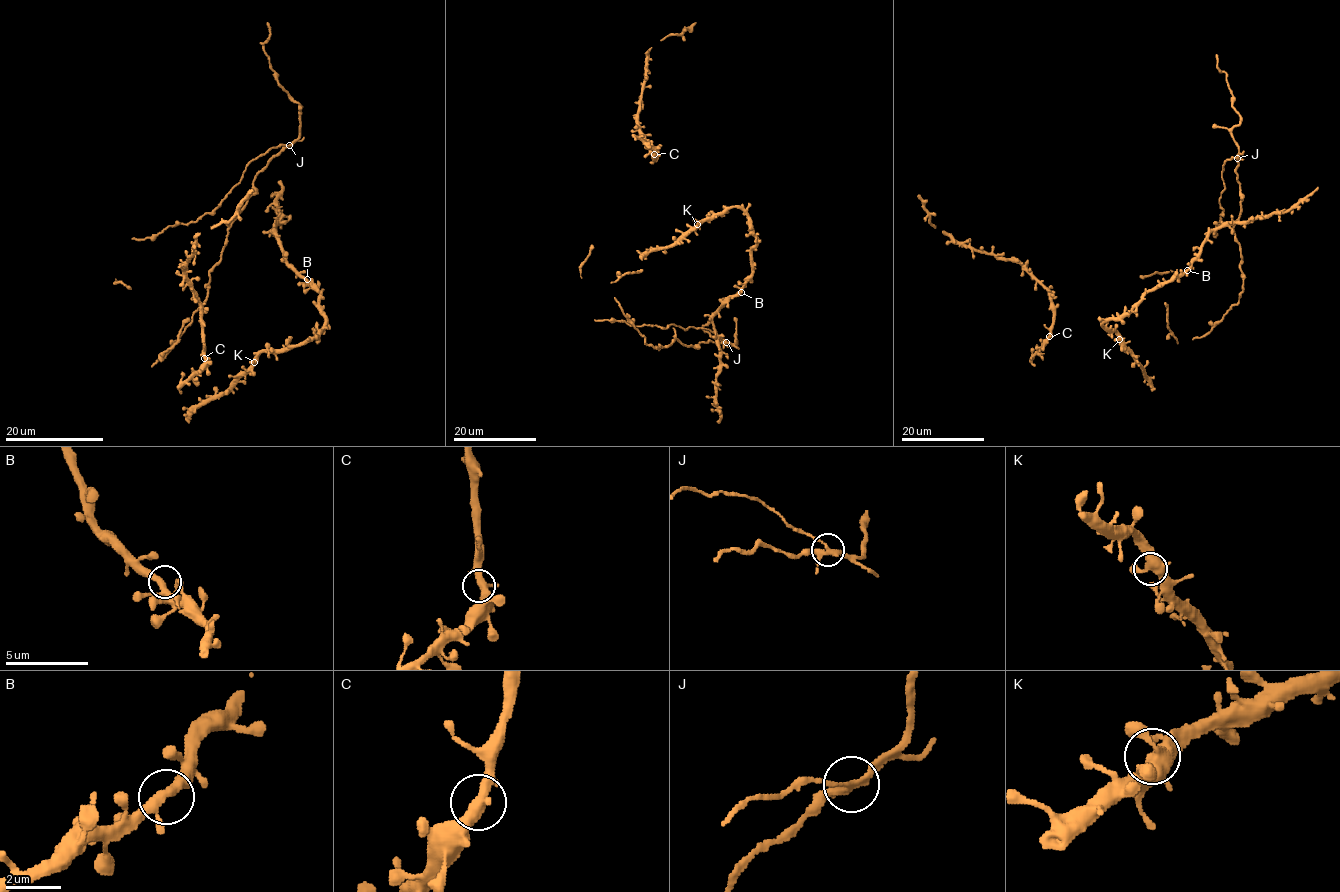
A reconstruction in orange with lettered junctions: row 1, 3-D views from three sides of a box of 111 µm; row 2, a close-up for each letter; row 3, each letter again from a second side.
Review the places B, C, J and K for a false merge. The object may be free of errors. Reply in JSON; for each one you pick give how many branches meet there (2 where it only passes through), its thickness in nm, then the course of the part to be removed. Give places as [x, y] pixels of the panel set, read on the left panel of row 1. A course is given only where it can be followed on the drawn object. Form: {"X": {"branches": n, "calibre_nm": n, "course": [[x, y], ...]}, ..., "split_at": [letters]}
{"J": {"branches": 4, "calibre_nm": 240}, "split_at": ["J"]}

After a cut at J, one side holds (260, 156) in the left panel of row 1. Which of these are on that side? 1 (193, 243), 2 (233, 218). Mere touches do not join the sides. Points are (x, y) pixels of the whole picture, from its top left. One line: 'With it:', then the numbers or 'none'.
With it: none

